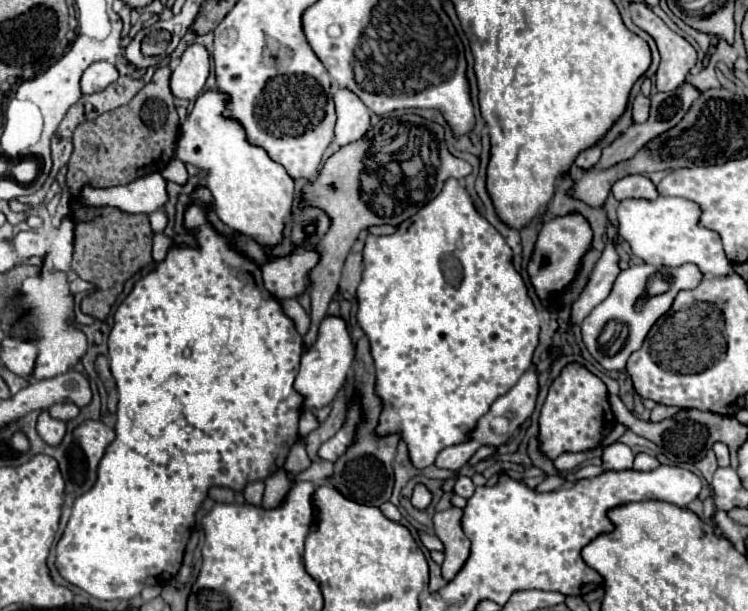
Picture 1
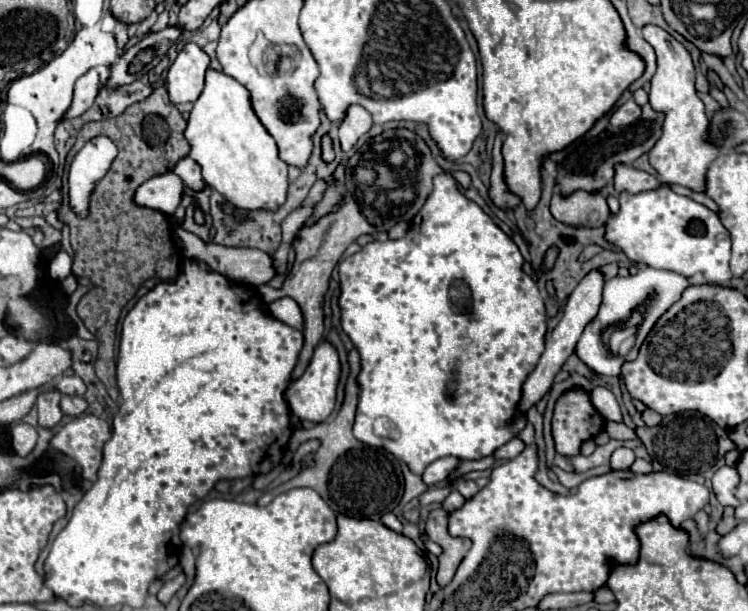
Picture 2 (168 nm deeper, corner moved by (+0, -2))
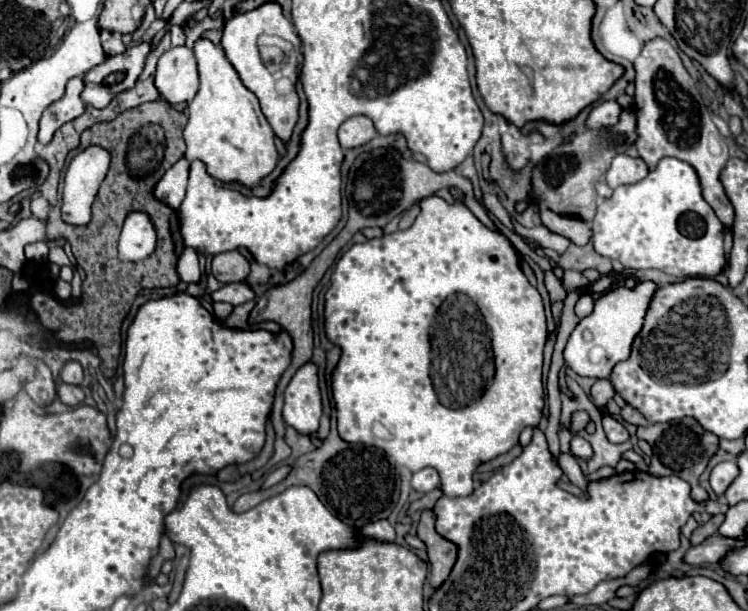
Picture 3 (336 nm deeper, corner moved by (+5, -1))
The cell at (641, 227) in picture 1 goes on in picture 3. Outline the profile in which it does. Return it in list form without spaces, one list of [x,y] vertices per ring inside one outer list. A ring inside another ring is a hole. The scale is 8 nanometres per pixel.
[[[663,157],[645,179],[633,185],[621,185],[611,197],[601,199],[591,231],[595,251],[603,257],[619,261],[627,269],[659,269],[675,277],[715,277],[725,265],[725,227],[717,219],[711,205],[703,199],[697,171],[689,163],[675,157]]]

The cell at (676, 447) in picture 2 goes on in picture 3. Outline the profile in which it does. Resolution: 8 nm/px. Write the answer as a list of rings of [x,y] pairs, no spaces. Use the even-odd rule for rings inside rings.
[[[681,419],[681,421],[669,421],[669,423],[655,423],[647,427],[637,429],[637,437],[645,439],[653,447],[653,457],[649,465],[649,473],[655,477],[663,475],[677,475],[691,485],[699,481],[699,475],[705,471],[709,459],[719,449],[719,439],[711,433],[707,433],[695,419]]]

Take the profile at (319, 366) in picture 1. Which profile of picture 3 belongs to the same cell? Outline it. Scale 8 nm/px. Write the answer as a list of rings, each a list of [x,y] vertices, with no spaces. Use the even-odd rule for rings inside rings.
[[[307,363],[301,367],[285,389],[283,421],[299,435],[313,435],[319,429],[321,395],[317,385],[317,367]]]

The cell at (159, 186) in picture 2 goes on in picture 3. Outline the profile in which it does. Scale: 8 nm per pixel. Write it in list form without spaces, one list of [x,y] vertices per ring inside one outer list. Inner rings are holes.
[[[181,157],[161,179],[161,183],[157,183],[155,187],[155,195],[157,199],[161,199],[163,203],[169,203],[169,207],[179,209],[181,201],[183,201],[183,193],[187,189],[187,179],[189,179],[189,161],[185,157]]]

